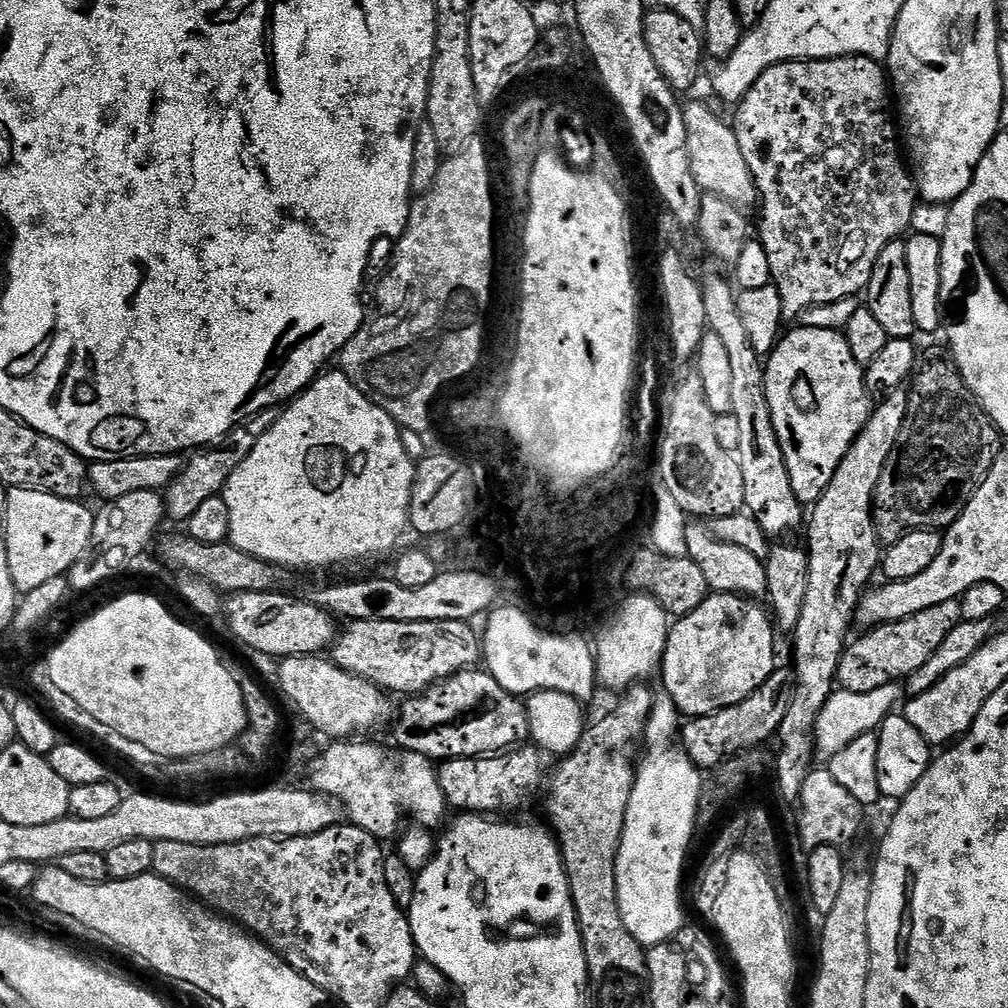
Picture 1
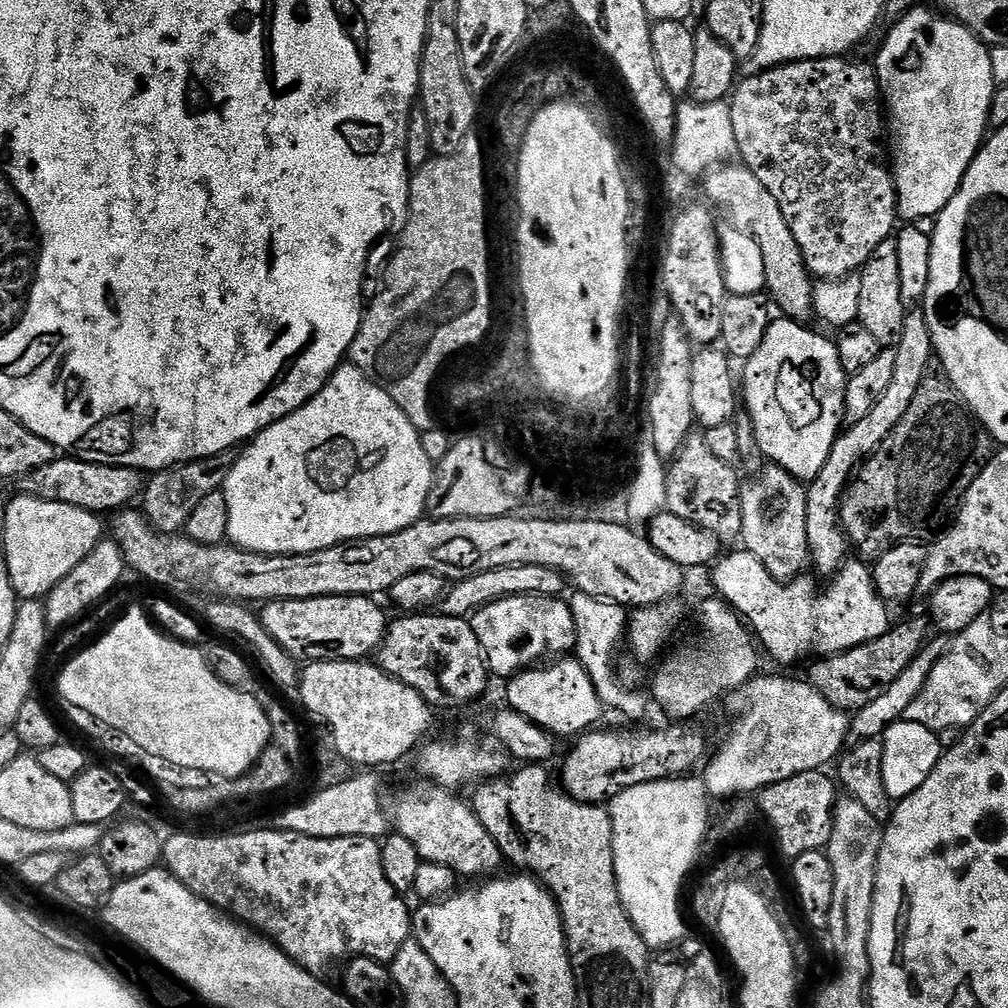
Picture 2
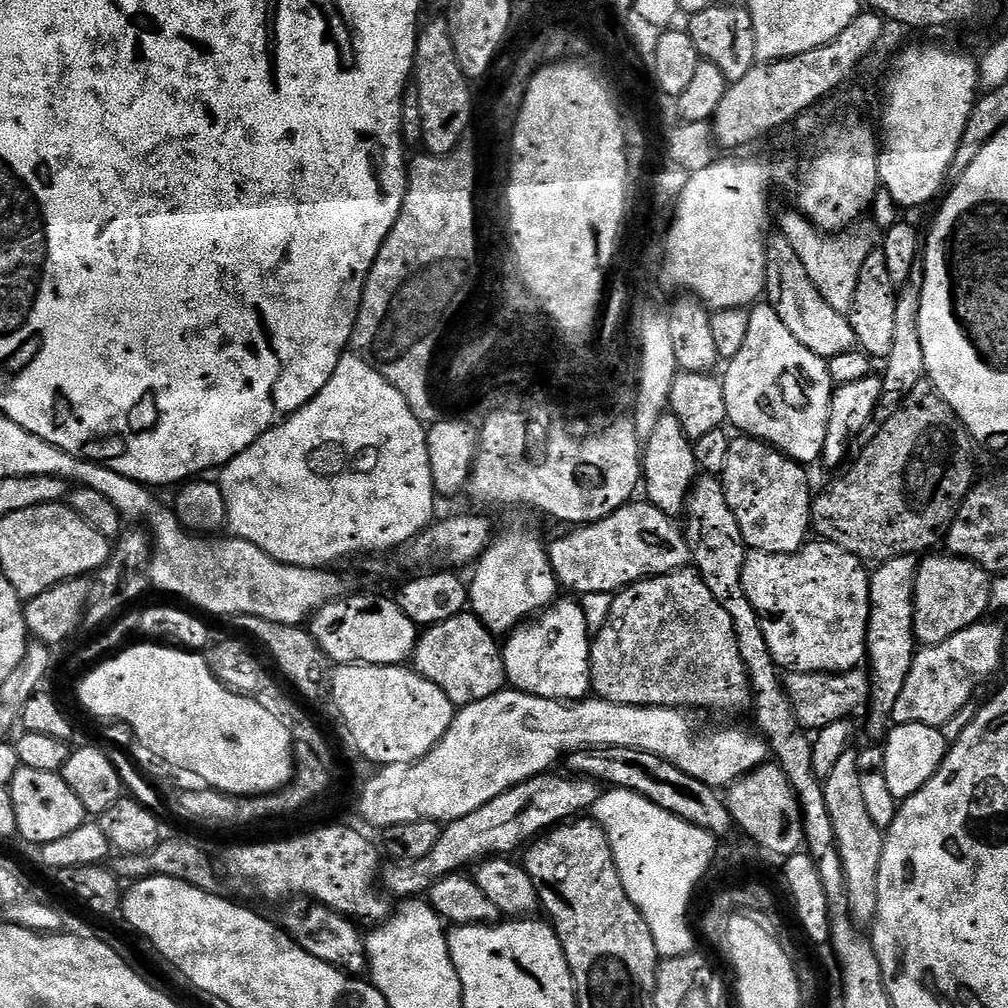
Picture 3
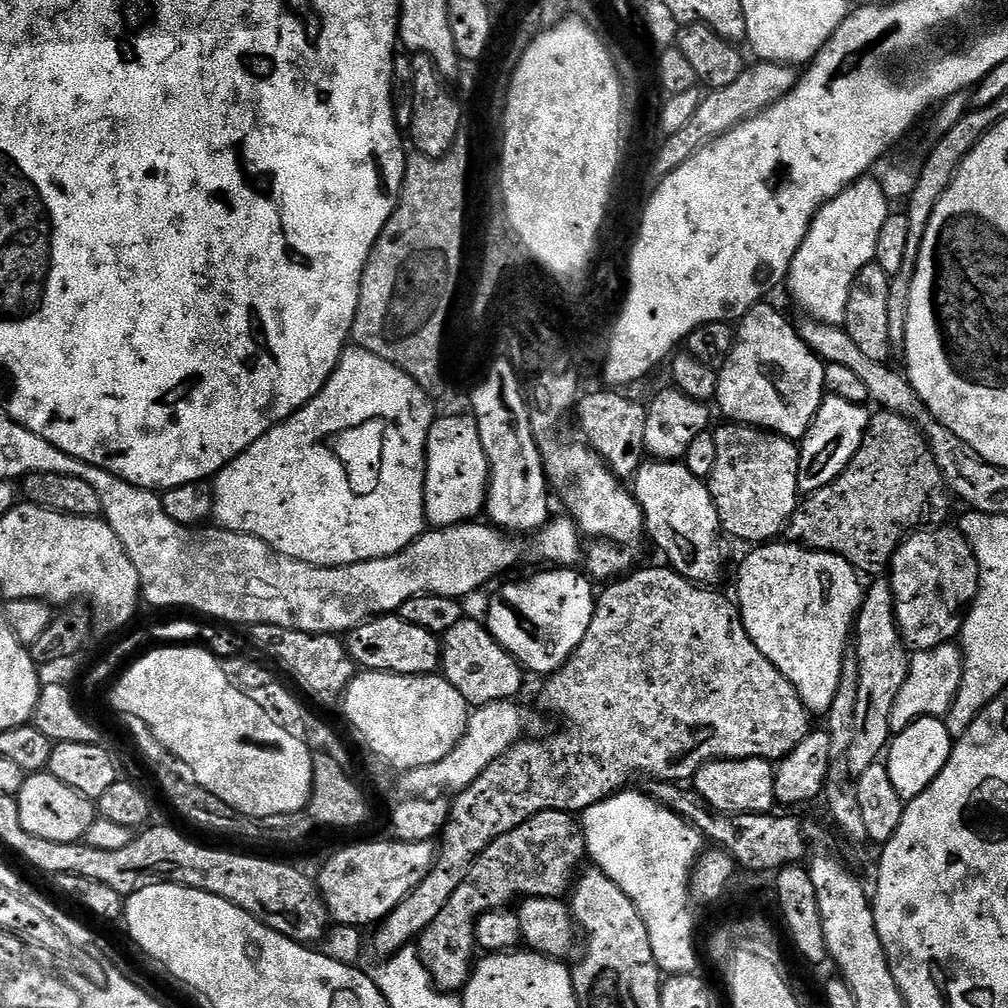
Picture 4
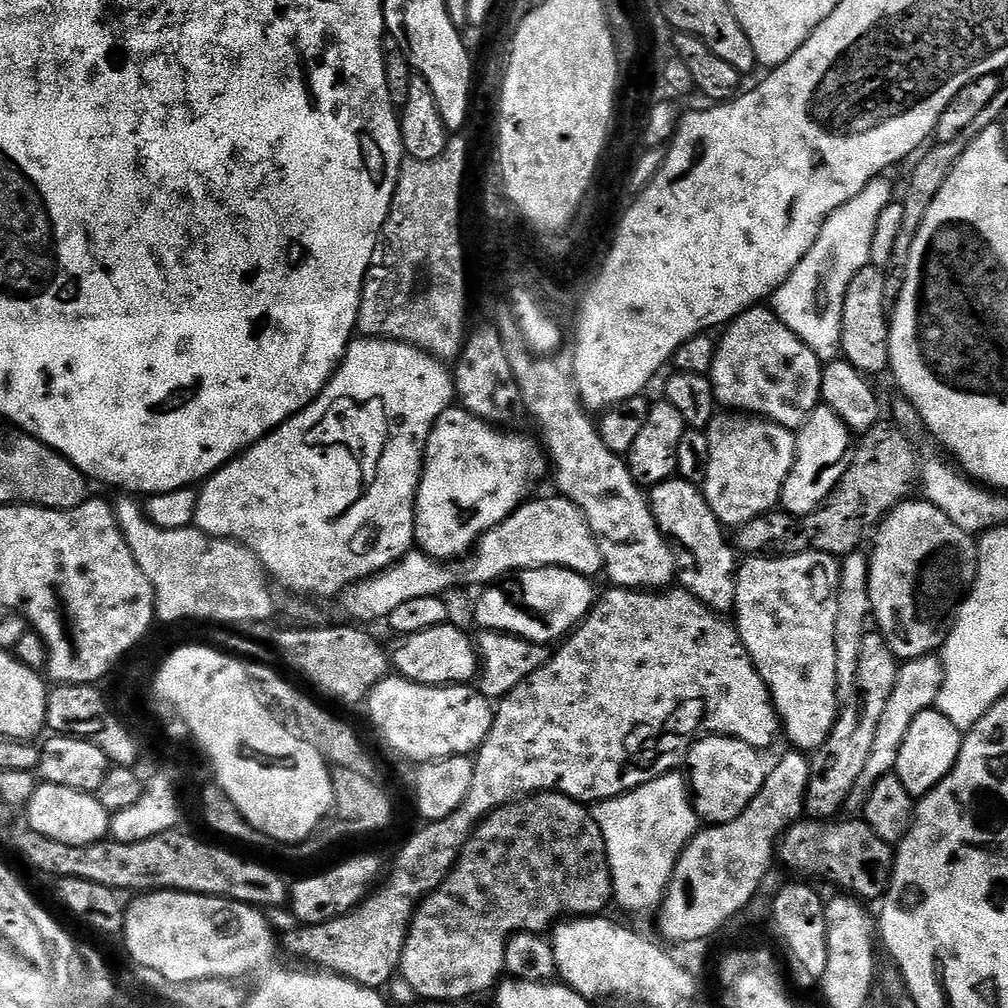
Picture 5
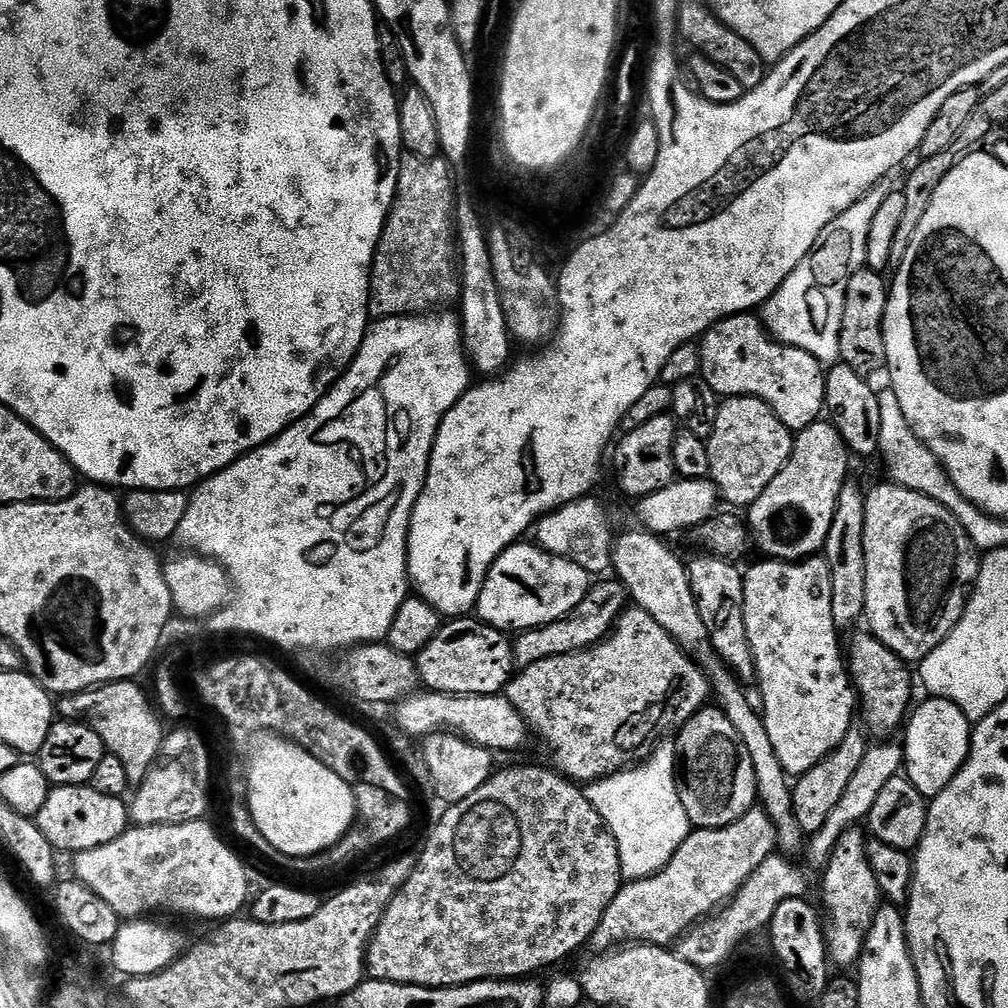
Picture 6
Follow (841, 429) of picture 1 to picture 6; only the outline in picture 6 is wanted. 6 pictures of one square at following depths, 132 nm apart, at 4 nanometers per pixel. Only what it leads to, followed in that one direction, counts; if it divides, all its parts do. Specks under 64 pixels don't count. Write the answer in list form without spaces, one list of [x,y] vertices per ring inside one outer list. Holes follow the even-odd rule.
[[[740,312],[737,316],[726,316],[722,320],[716,321],[707,332],[704,333],[699,341],[700,345],[700,375],[704,377],[706,383],[710,386],[710,390],[714,390],[716,395],[721,398],[730,396],[753,396],[762,402],[766,402],[770,406],[770,410],[774,410],[774,414],[787,428],[799,430],[808,428],[810,425],[817,423],[821,419],[822,413],[825,411],[824,406],[824,378],[826,375],[825,369],[819,364],[813,356],[806,354],[806,350],[798,350],[789,344],[781,344],[779,340],[772,339],[768,334],[768,329],[764,327],[761,317],[756,314]]]

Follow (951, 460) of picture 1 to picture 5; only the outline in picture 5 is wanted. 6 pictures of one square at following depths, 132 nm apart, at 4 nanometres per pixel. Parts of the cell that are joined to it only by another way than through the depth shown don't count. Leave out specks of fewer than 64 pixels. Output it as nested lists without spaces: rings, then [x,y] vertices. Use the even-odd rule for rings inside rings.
[[[881,422],[871,428],[869,432],[863,433],[861,440],[864,441],[861,444],[859,441],[855,445],[852,465],[848,467],[846,474],[838,482],[838,486],[834,486],[831,494],[813,512],[805,516],[791,516],[790,513],[783,510],[773,510],[762,514],[735,529],[735,547],[748,558],[754,556],[797,556],[807,552],[825,552],[831,556],[843,558],[848,553],[857,551],[863,545],[860,543],[863,542],[864,535],[868,531],[869,535],[892,509],[909,499],[913,495],[912,487],[915,489],[918,484],[916,448],[904,437],[907,435],[899,427],[889,424]]]

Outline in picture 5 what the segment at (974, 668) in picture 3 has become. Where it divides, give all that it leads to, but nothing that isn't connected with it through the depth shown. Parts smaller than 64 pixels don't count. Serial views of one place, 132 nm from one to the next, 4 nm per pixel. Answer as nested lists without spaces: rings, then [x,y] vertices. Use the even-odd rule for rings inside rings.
[[[939,655],[919,656],[913,660],[905,660],[896,669],[896,681],[890,699],[886,702],[886,711],[878,722],[878,730],[874,733],[874,746],[870,750],[870,758],[866,758],[866,767],[848,795],[847,807],[863,809],[868,801],[870,790],[883,776],[889,775],[898,762],[898,750],[902,750],[902,742],[906,738],[906,730],[910,730],[910,722],[918,718],[918,714],[935,709],[936,699],[942,690],[944,667]]]

